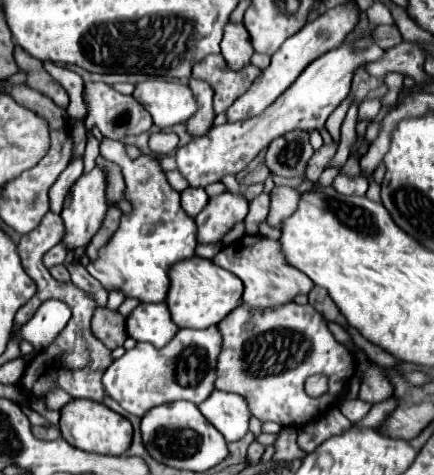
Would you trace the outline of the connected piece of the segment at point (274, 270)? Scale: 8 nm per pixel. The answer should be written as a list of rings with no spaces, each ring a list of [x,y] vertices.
[[[242,236],[240,240],[224,246],[214,258],[214,264],[220,268],[232,272],[238,276],[244,284],[244,296],[242,302],[254,308],[274,308],[278,304],[292,302],[298,294],[308,294],[312,290],[312,280],[290,266],[282,254],[282,246],[276,240],[270,240],[266,236]]]

